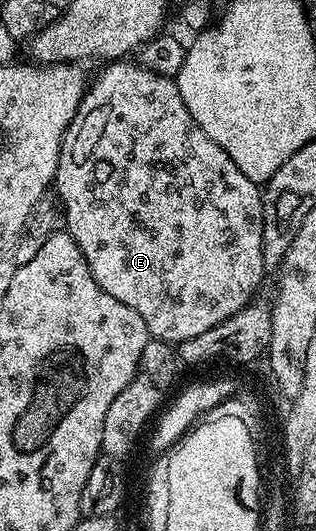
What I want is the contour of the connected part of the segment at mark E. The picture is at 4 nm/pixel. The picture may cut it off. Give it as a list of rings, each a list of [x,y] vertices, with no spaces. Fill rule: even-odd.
[[[114,60],[102,70],[98,79],[89,83],[82,102],[78,105],[78,114],[62,137],[62,147],[58,157],[56,176],[52,183],[53,193],[64,211],[64,226],[76,240],[96,284],[108,292],[108,296],[116,296],[120,304],[128,304],[144,320],[151,339],[180,344],[184,340],[192,340],[192,336],[200,336],[200,332],[208,332],[208,328],[216,328],[228,316],[251,305],[255,301],[254,293],[262,282],[262,273],[267,273],[262,251],[262,190],[259,183],[248,180],[236,164],[232,164],[232,156],[216,144],[192,120],[184,99],[180,97],[180,88],[173,77],[165,78],[146,66],[137,66],[134,60]]]

